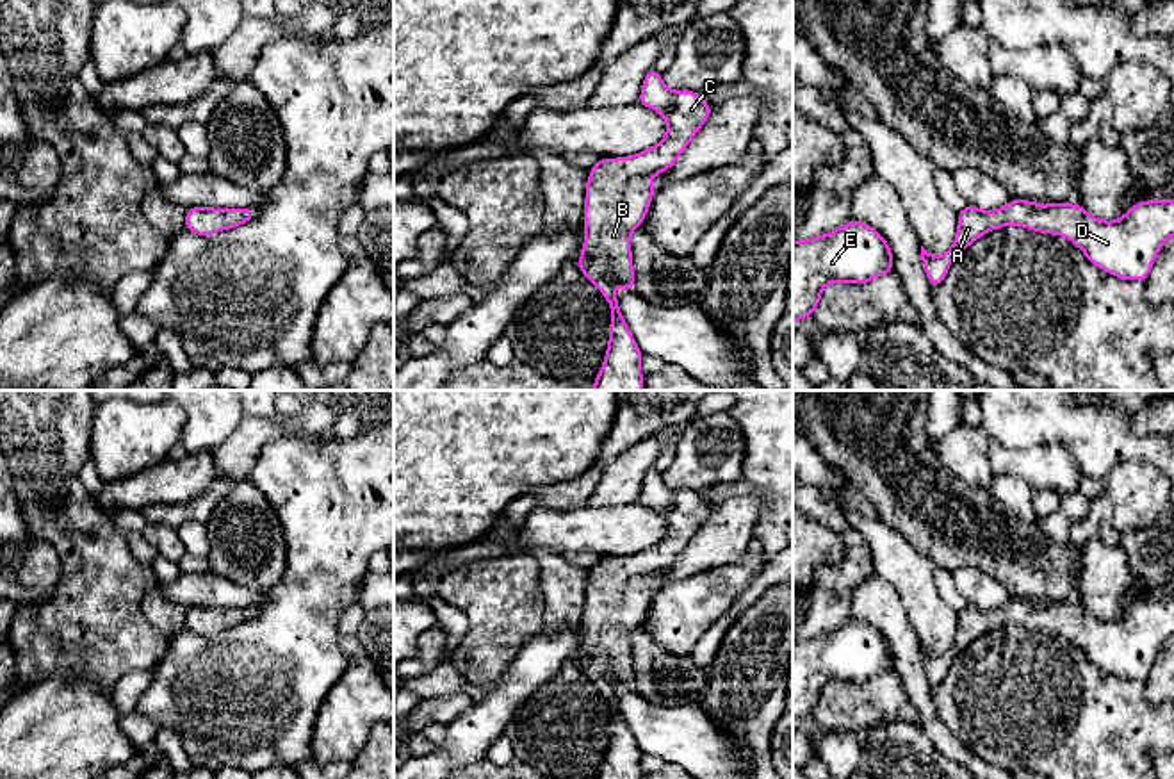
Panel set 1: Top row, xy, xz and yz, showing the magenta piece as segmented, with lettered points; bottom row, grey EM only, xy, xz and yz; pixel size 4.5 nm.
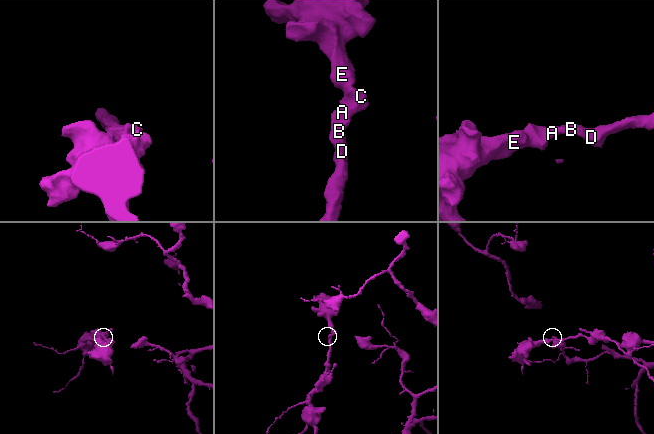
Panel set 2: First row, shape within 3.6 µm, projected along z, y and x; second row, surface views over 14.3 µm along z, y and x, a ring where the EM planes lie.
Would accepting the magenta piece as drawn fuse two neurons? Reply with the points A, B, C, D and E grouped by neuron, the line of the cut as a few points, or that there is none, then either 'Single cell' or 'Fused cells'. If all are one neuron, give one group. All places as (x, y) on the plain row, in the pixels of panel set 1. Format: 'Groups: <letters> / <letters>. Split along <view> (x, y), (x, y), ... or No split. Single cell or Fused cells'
Groups: A B C D E. No split. Single cell

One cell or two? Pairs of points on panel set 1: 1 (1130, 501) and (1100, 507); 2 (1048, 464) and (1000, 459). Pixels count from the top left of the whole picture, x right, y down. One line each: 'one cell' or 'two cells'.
1: two cells
2: one cell

